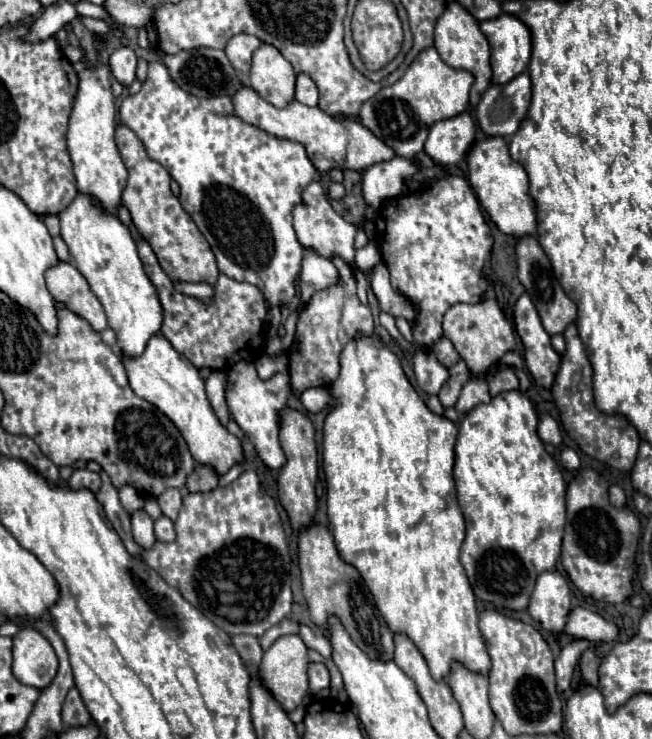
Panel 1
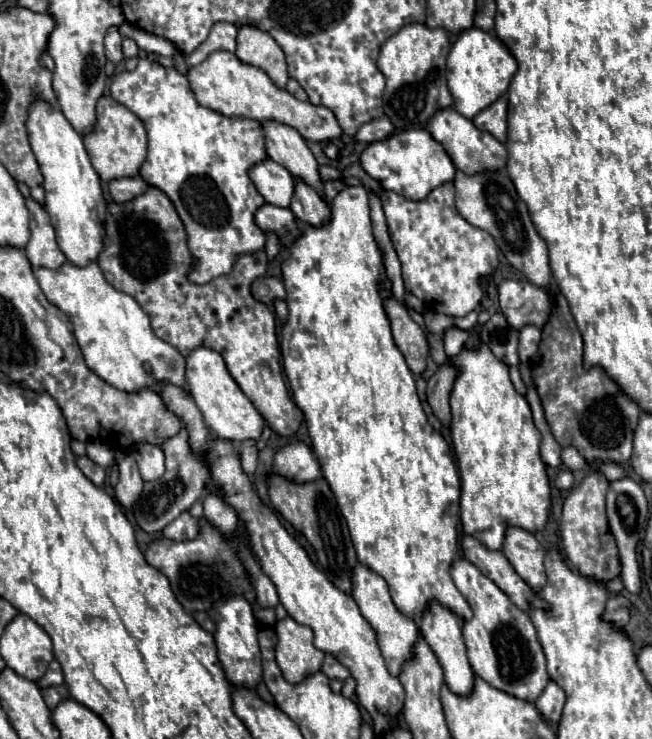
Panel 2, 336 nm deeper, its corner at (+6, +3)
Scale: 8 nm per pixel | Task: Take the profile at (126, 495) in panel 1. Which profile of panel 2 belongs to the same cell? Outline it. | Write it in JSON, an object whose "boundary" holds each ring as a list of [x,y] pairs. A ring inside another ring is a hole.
{"boundary":[[[87,441],[87,457],[93,459],[99,467],[107,469],[115,461],[115,451],[99,441]]]}

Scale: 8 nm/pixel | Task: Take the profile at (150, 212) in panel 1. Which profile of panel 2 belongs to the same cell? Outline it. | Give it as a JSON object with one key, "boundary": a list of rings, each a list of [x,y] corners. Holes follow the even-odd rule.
{"boundary":[[[101,97],[97,103],[97,125],[95,131],[85,139],[85,149],[93,159],[93,167],[103,181],[121,179],[121,177],[137,177],[139,167],[145,161],[147,153],[147,135],[143,123],[133,115],[127,107],[117,103],[111,97]]]}

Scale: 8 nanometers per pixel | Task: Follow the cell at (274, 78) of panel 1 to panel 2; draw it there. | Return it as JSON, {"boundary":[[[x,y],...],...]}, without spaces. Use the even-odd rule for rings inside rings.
{"boundary":[[[251,25],[239,27],[235,55],[243,63],[265,71],[269,75],[269,79],[273,79],[273,83],[277,83],[277,87],[285,89],[285,85],[289,81],[285,55],[269,33],[261,31],[257,27],[251,27]]]}

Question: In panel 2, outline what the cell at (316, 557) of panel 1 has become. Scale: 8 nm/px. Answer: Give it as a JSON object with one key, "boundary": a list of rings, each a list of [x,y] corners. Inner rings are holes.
{"boundary":[[[269,477],[267,481],[269,481],[271,503],[277,509],[277,513],[283,519],[287,519],[313,545],[317,561],[325,571],[325,575],[329,577],[329,581],[333,581],[337,589],[347,591],[351,595],[351,571],[357,565],[357,557],[355,557],[355,549],[349,537],[345,519],[337,509],[337,503],[333,499],[333,493],[327,481],[317,479],[305,485],[293,485],[291,481],[281,477]]]}

